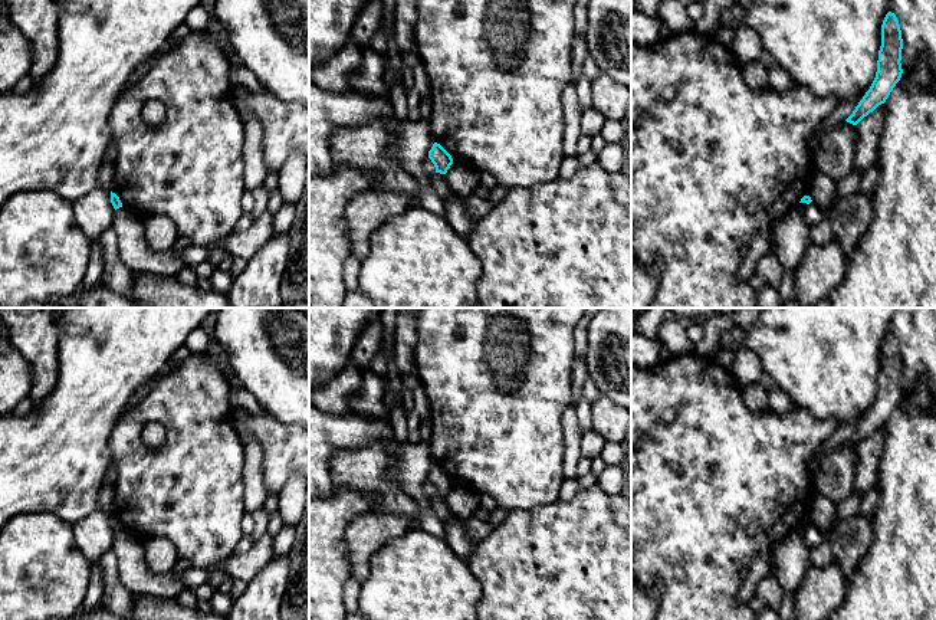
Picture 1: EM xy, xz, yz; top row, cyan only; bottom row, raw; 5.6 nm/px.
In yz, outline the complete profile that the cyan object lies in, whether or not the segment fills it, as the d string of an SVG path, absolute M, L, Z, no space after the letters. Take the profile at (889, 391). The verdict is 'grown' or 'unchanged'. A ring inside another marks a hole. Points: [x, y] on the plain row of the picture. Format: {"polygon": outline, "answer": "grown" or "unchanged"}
{"polygon": "M889 334L881 347L881 368L876 400L853 436L845 442L847 445L857 447L864 439L886 424L903 396L900 386L901 371L903 361L899 342L894 335Z", "answer": "unchanged"}

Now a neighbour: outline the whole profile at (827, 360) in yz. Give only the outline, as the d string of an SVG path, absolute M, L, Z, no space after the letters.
M763 308L746 331L743 345L756 352L765 373L792 400L817 420L835 419L847 426L870 411L881 368L881 347L896 308Z

